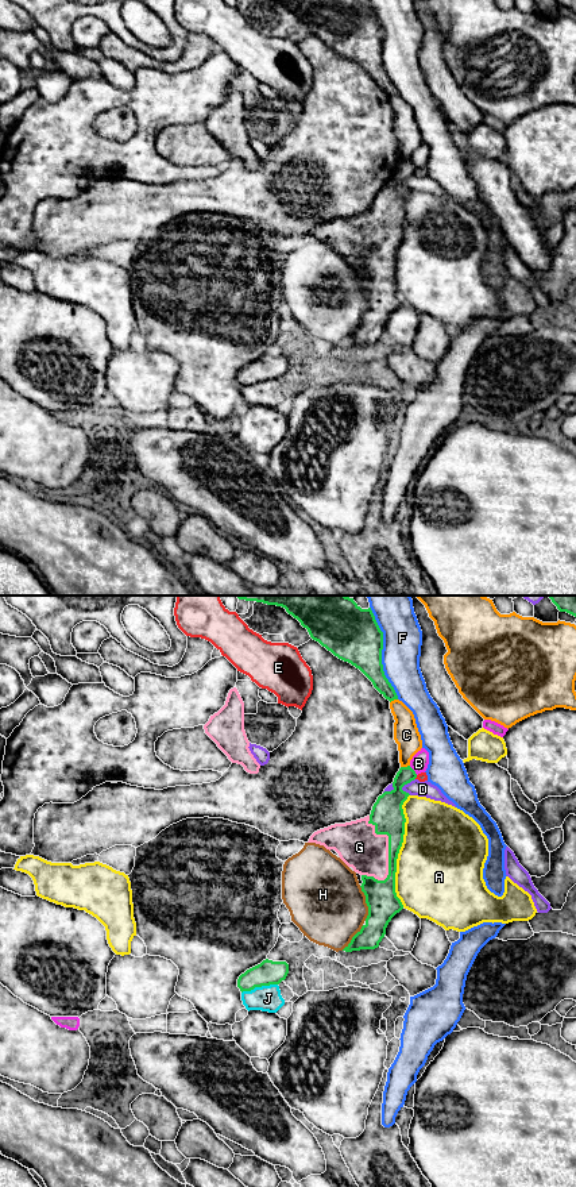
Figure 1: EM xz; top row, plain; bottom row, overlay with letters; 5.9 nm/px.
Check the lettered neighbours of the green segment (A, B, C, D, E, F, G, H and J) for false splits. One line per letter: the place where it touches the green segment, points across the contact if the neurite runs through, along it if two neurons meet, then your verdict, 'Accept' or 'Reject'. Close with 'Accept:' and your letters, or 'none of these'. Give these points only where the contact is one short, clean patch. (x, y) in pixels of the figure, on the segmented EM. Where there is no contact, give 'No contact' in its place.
A: Touches green at xz (398, 851). Reject
B: Touches green at xz (413, 770). Reject
C: Touches green at xz (405, 767). Reject
D: Touches green at xz (408, 782). Reject
E: Touches green at xz (416, 777). Reject
F: Touches green at xz (381, 652). Reject
G: Touches green at xz (389, 844). Accept
H: Touches green at xz (366, 902). Reject
J: Touches green at xz (259, 986). Reject
Accept: G

